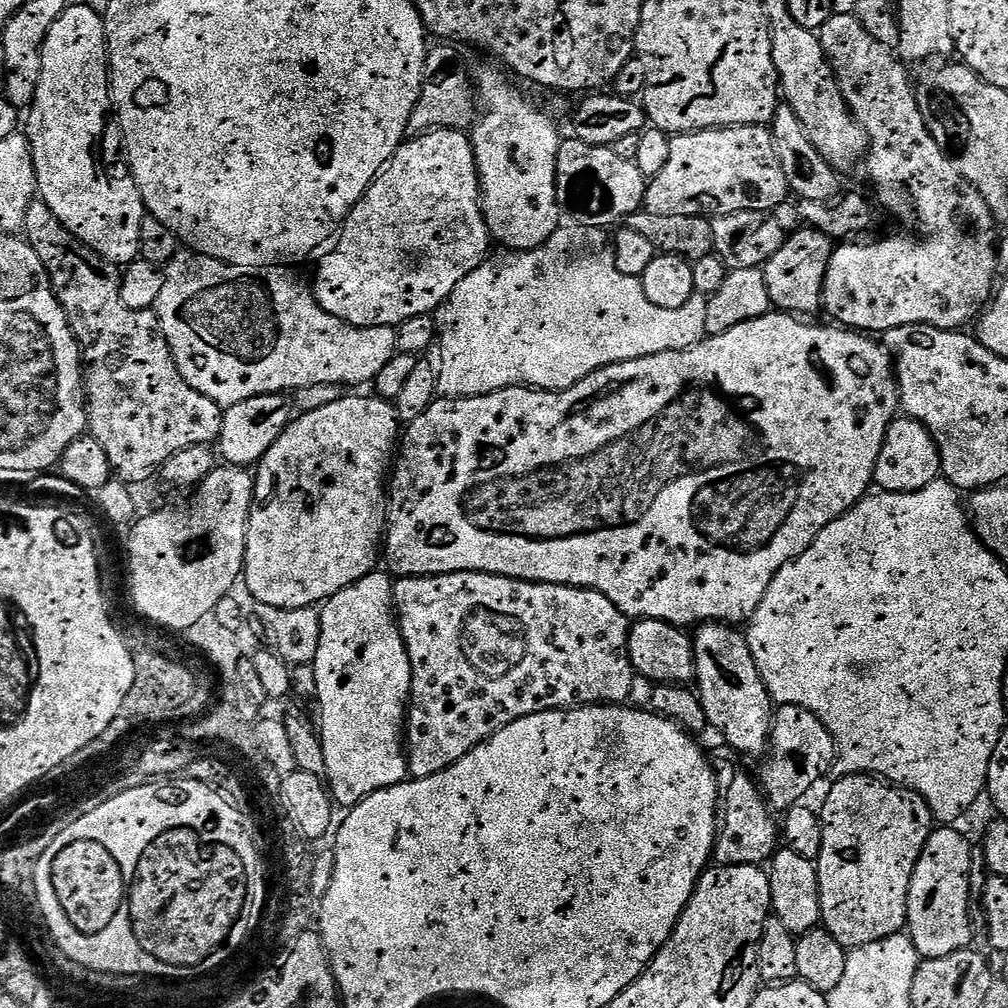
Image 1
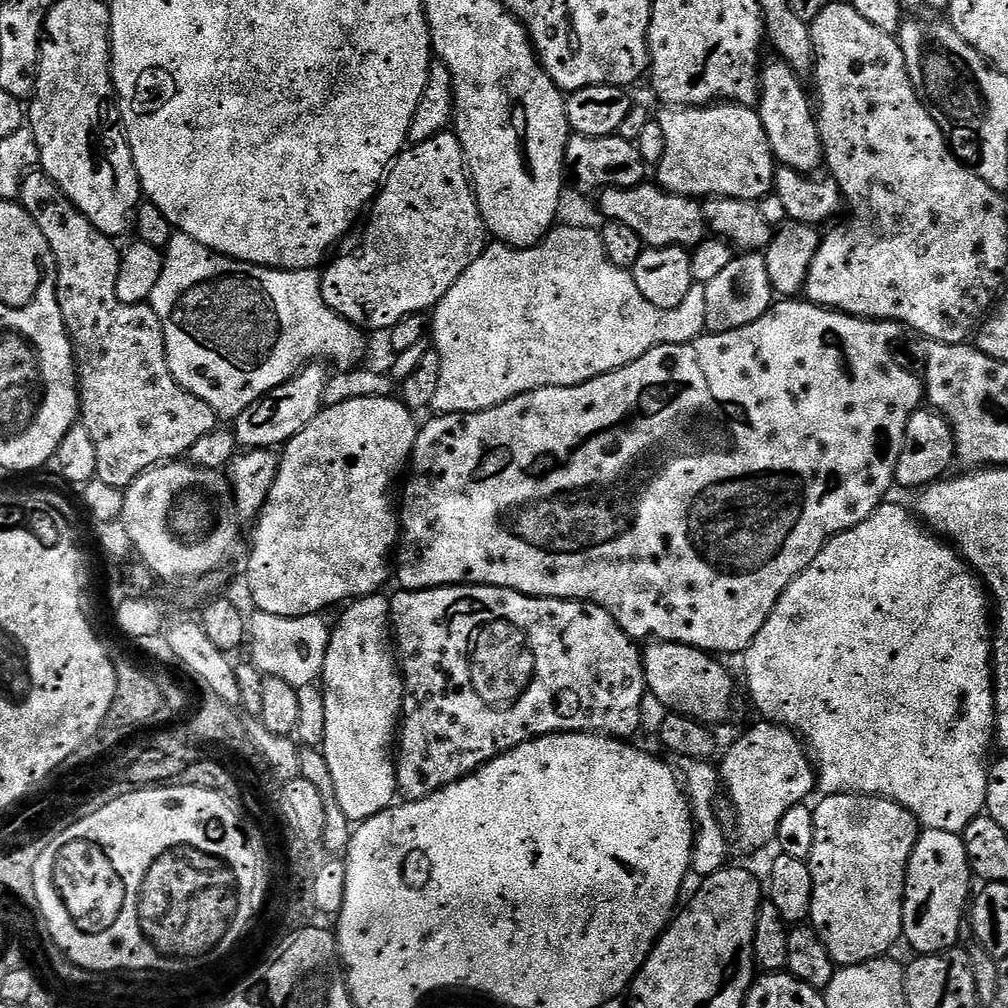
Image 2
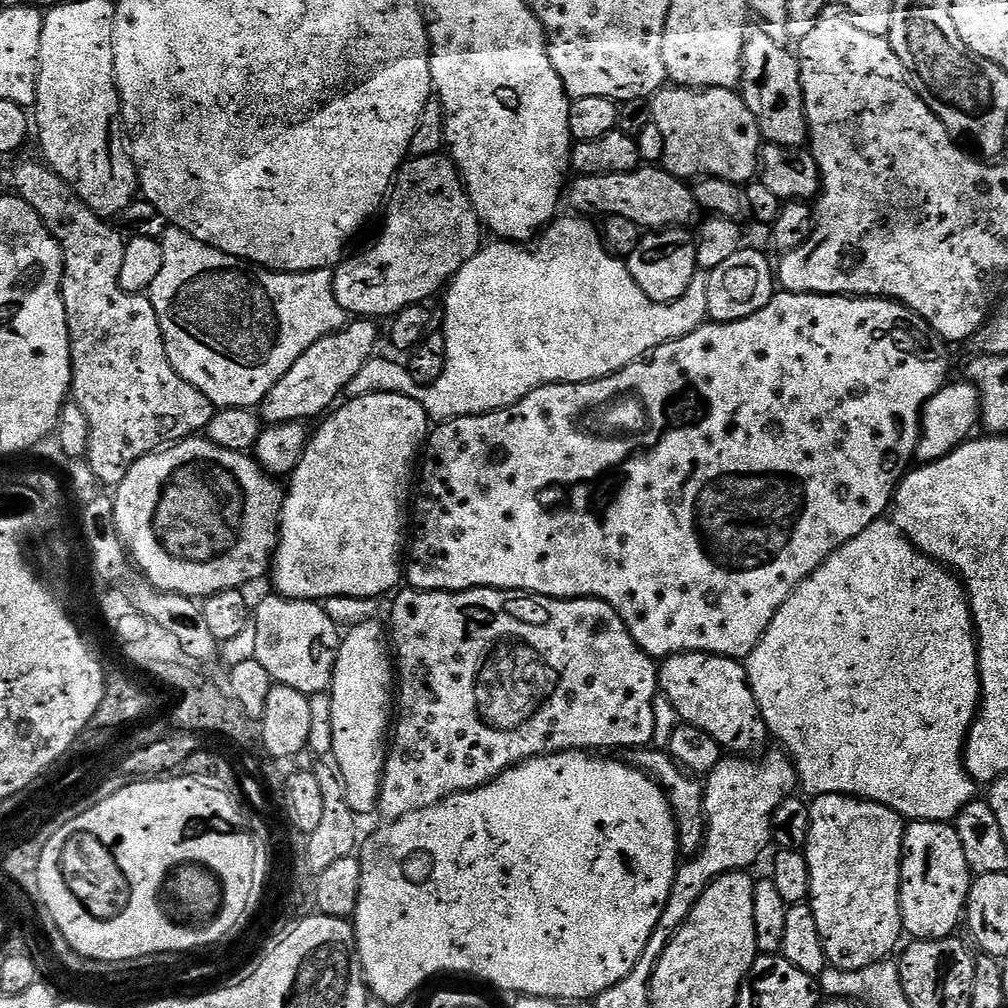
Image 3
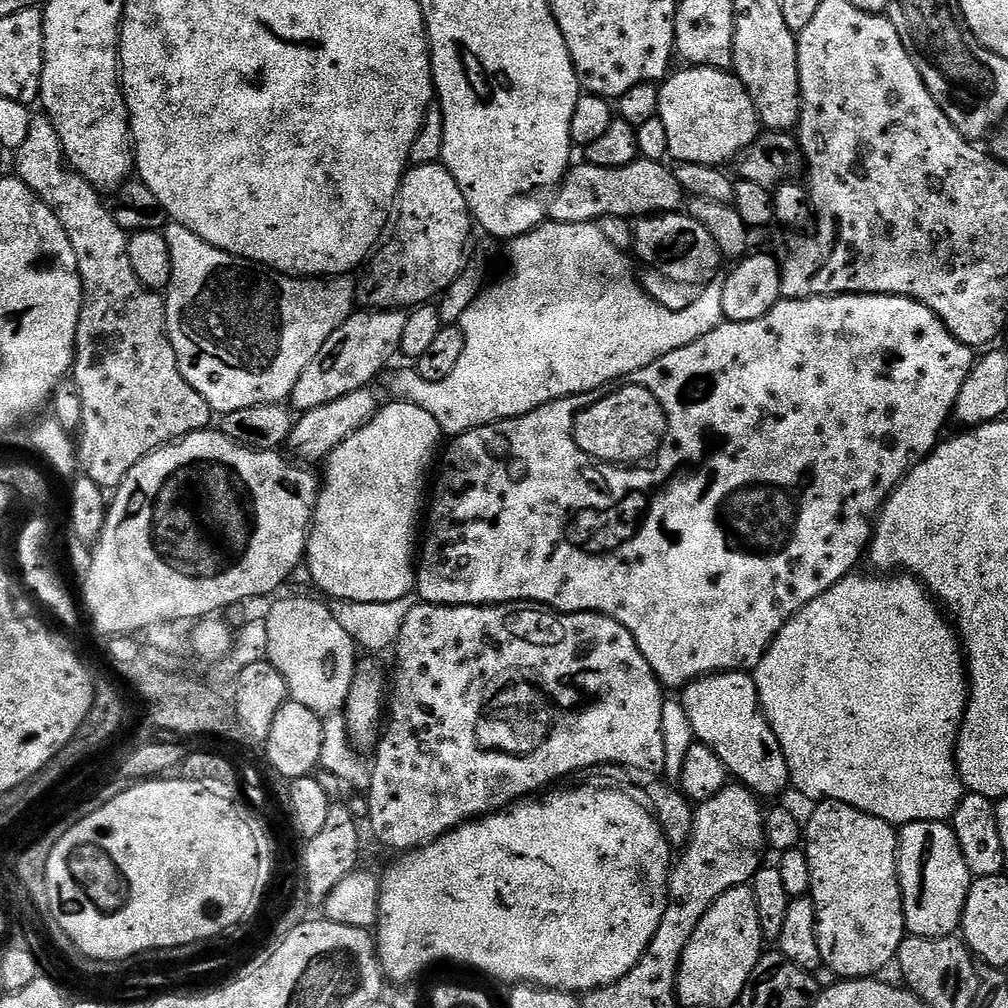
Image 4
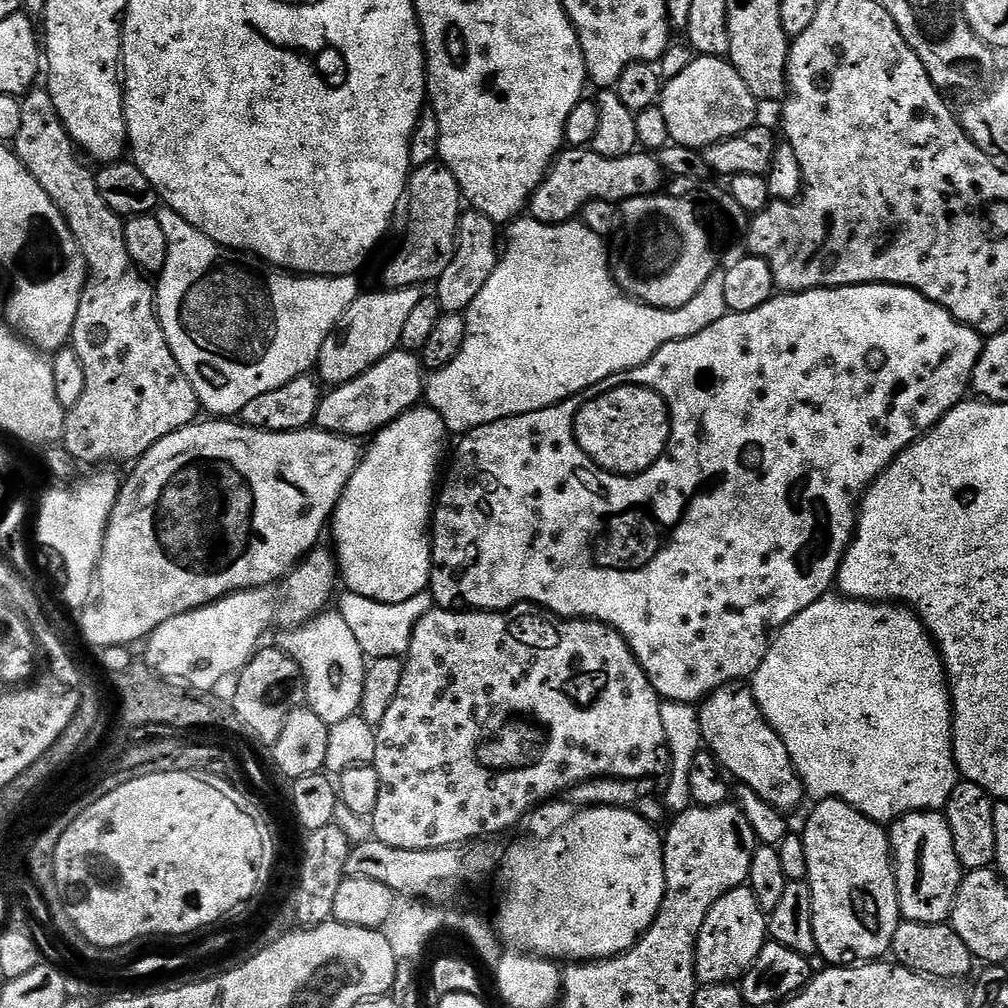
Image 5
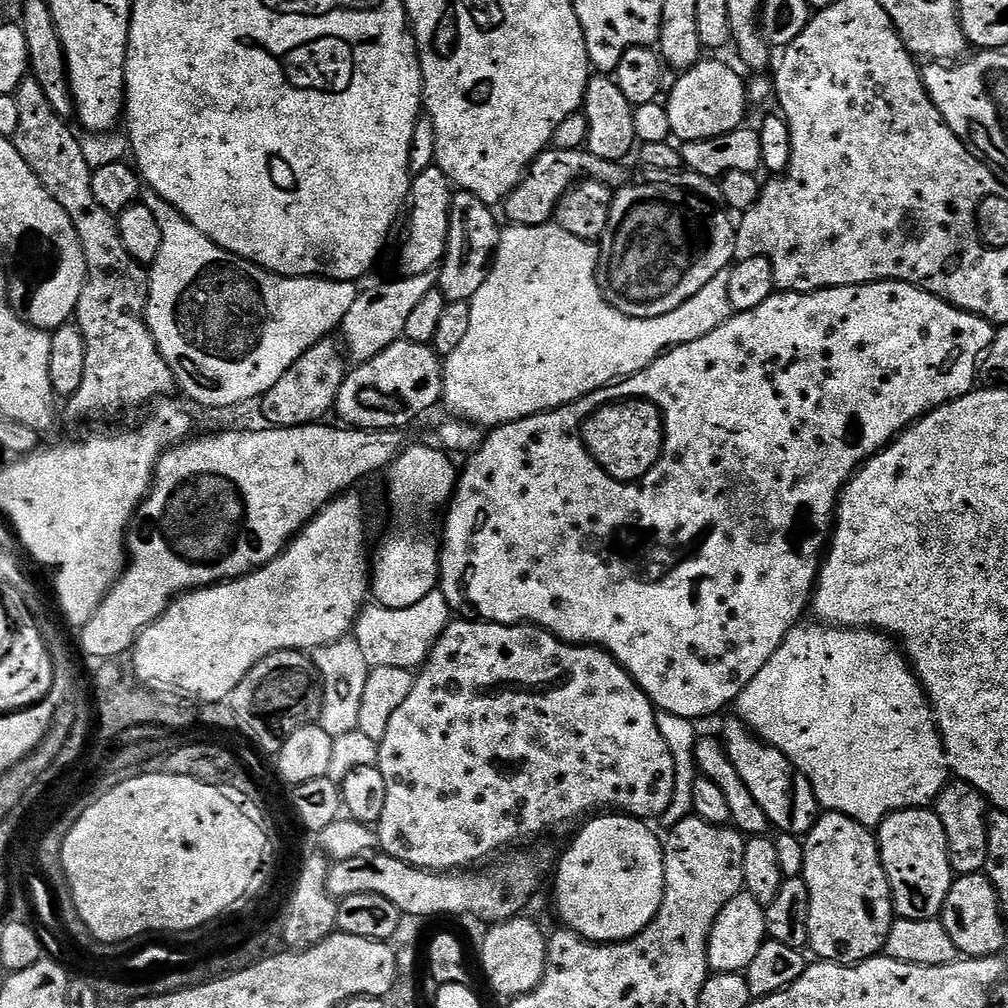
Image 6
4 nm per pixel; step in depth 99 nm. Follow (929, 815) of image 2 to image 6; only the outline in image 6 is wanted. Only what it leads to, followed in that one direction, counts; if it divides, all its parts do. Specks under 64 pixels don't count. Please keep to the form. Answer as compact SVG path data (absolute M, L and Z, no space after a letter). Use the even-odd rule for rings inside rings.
M816 624L810 625L809 628L797 626L789 632L776 653L768 659L766 666L758 670L750 686L746 686L746 690L742 690L742 694L734 702L735 715L765 744L786 754L789 762L810 782L821 809L841 812L843 816L854 818L862 826L875 829L892 812L901 812L904 808L928 808L950 782L950 769L944 753L944 743L940 737L940 728L936 725L936 716L932 713L932 705L928 703L928 695L916 679L916 673L908 663L908 657L898 647L895 639L885 638L875 630L849 630Z

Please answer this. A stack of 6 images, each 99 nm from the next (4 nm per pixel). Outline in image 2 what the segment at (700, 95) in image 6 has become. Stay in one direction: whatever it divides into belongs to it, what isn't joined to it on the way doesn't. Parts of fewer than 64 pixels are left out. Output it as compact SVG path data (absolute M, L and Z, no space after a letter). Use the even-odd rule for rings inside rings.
M716 102L711 106L664 106L661 107L658 123L662 126L662 134L666 138L666 150L664 157L660 159L658 167L655 169L655 179L661 188L666 192L673 192L679 196L690 196L695 198L738 198L739 200L750 200L759 202L773 191L776 183L776 169L778 161L772 154L772 147L768 141L766 130L760 121L759 111L755 107L745 106L735 102Z

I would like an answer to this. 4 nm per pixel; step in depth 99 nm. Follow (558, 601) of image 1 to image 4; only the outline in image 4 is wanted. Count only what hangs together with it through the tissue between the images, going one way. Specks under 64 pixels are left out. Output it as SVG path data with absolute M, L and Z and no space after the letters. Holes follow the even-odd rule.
M416 602L416 604L415 604L415 603L413 603L413 604L412 604L412 605L411 605L411 607L409 607L409 609L408 609L408 613L407 613L407 614L406 614L406 618L405 618L405 619L404 619L404 621L403 621L403 622L402 622L402 630L401 630L401 631L400 631L400 637L398 637L398 638L397 638L397 639L396 639L396 642L395 642L395 645L394 645L394 653L395 653L395 652L396 652L396 681L394 681L394 682L393 682L393 684L392 684L392 681L391 681L391 684L390 684L390 699L389 699L389 700L388 700L388 701L387 701L387 704L386 704L386 731L385 731L385 732L384 732L384 733L383 733L383 735L381 735L381 737L380 737L380 739L379 739L379 741L378 741L378 743L377 743L377 745L376 745L376 747L375 747L375 749L374 749L374 755L376 755L376 761L375 761L375 760L374 760L374 759L373 759L373 760L372 760L372 761L371 761L371 764L370 764L370 769L371 769L371 780L370 780L370 782L369 782L369 784L368 784L368 787L367 787L367 789L366 789L366 801L367 801L367 805L368 805L368 812L367 812L367 815L366 815L366 822L368 822L368 824L369 824L369 826L370 826L370 827L372 827L372 832L373 832L373 834L374 834L374 835L376 835L376 836L377 836L377 838L378 838L378 839L380 839L380 840L381 840L381 842L382 842L382 843L384 843L384 844L385 844L385 846L386 846L386 847L388 847L388 848L400 848L400 849L396 849L396 850L411 850L411 849L413 849L413 848L417 848L417 847L419 847L419 846L420 846L420 845L423 845L423 844L424 844L424 843L425 843L425 842L428 842L428 841L431 841L431 840L432 840L432 839L433 839L433 838L435 838L435 837L437 837L437 836L443 836L443 835L444 835L444 833L446 833L446 832L451 832L451 831L452 831L452 829L453 829L453 828L456 828L456 827L458 827L458 826L459 826L459 824L462 824L462 823L464 823L464 821L465 821L465 820L474 820L474 819L477 819L477 818L479 818L479 817L481 817L481 816L483 816L483 815L485 815L485 814L487 814L487 813L490 813L490 812L495 812L495 811L497 811L497 810L499 810L499 809L501 809L501 808L503 808L503 807L505 807L505 806L507 806L507 805L509 805L509 804L511 804L511 803L513 803L513 802L514 802L514 801L517 801L517 800L518 800L518 799L519 799L519 798L524 798L524 797L527 797L527 796L528 796L528 795L529 795L529 794L534 794L534 793L537 793L537 792L534 792L534 791L536 791L536 790L537 790L537 789L538 789L538 788L544 788L544 787L545 787L545 788L544 788L544 789L547 789L547 788L548 788L548 787L549 787L549 786L552 786L552 785L548 785L548 786L547 786L547 784L552 784L552 783L554 783L554 782L555 782L555 780L560 780L560 779L562 779L562 778L563 778L563 776L568 776L568 775L570 775L570 774L571 774L571 772L580 772L580 771L582 771L582 770L583 770L583 768L589 768L589 770L595 770L595 769L597 769L597 768L599 768L599 767L600 767L600 765L602 765L602 764L622 764L622 765L624 765L624 767L626 767L626 768L643 768L643 769L645 769L645 770L656 770L656 769L659 769L659 768L660 768L660 767L661 767L661 765L663 765L663 763L664 763L664 747L663 747L663 746L662 746L662 706L663 706L663 705L664 705L664 701L665 701L665 699L666 699L666 692L665 692L665 689L664 689L664 688L663 688L663 687L662 687L662 685L661 685L661 683L660 683L660 680L659 680L659 679L658 679L658 677L657 677L657 676L656 676L656 672L655 672L655 670L653 670L653 669L652 669L652 667L651 667L651 666L650 666L650 662L646 662L646 658L645 658L645 657L644 657L644 655L643 655L643 654L642 654L642 650L638 650L638 642L634 642L634 634L630 634L630 630L626 630L626 626L622 626L622 622L618 622L618 621L617 621L617 620L615 620L615 619L614 619L614 618L610 618L610 617L609 617L609 616L603 616L603 614L602 614L602 613L600 613L600 612L557 612L557 611L555 611L555 610L553 610L553 609L551 609L551 608L549 608L549 607L547 607L547 606L525 606L525 605L524 605L524 604L523 604L523 603L520 603L520 602L513 602L513 603L510 603L510 604L493 604L493 605L491 605L491 606L485 606L485 605L483 605L483 604L425 604L425 603L423 603L423 602Z

